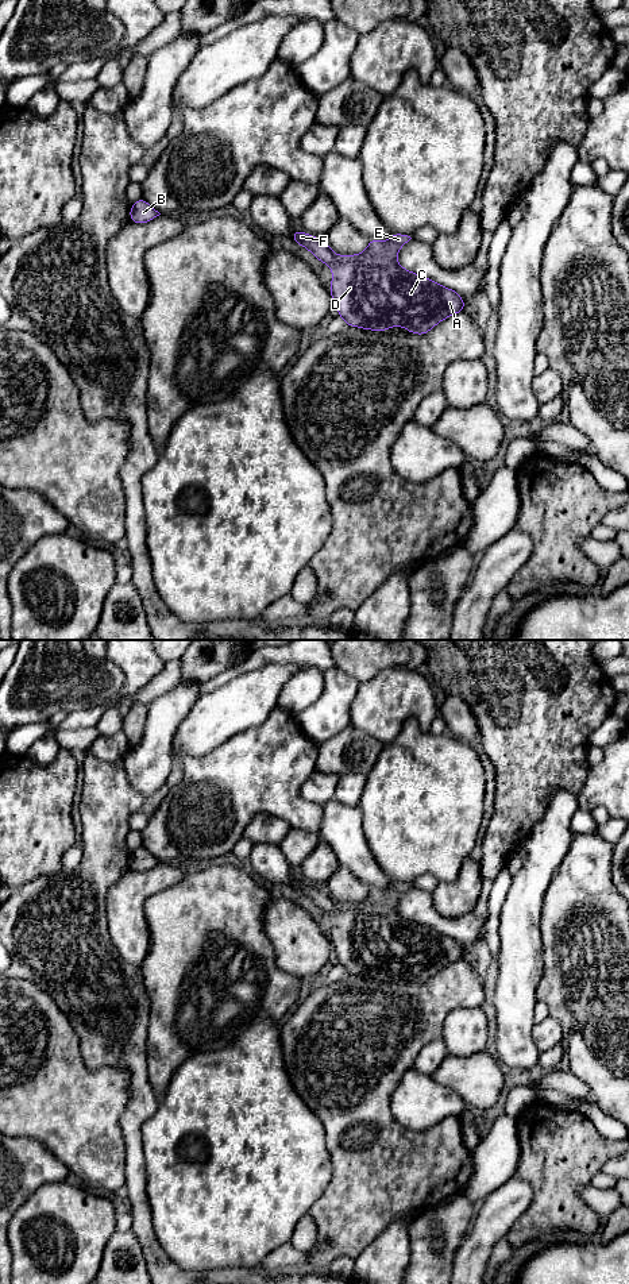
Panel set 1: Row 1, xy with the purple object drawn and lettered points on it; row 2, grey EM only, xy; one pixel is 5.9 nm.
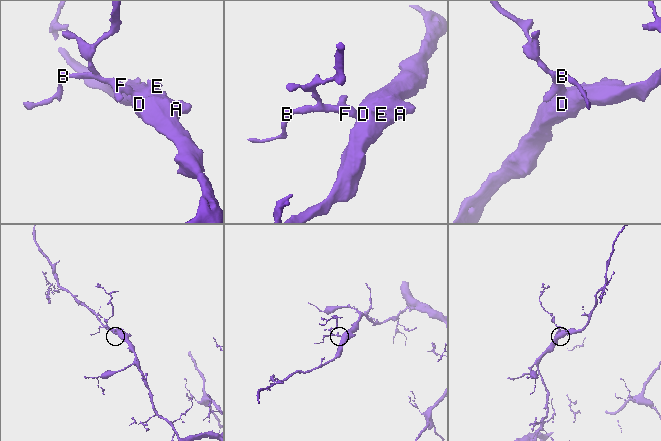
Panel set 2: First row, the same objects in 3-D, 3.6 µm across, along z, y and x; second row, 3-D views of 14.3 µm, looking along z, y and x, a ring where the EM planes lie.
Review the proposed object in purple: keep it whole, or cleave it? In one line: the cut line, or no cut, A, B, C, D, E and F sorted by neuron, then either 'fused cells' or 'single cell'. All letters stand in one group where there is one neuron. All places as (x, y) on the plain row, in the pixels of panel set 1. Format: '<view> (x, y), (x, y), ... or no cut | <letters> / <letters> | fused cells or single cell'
no cut | A B C D E F | single cell

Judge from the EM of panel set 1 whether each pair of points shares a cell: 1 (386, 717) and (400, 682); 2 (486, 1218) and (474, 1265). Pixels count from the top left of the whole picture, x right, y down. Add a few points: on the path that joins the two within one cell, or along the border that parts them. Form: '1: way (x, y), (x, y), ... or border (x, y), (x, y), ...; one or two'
1: way (386, 709), (386, 702), (398, 690); one
2: way (486, 1230), (474, 1248), (474, 1253); one

